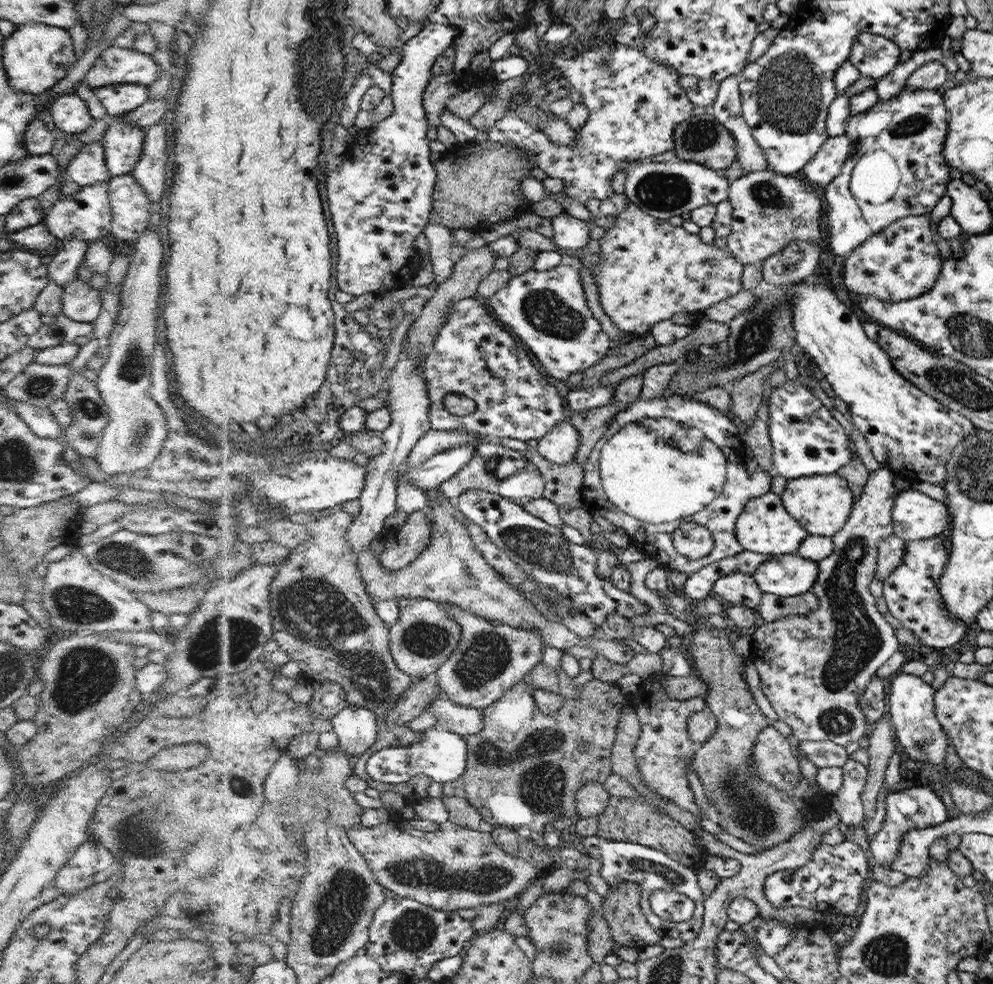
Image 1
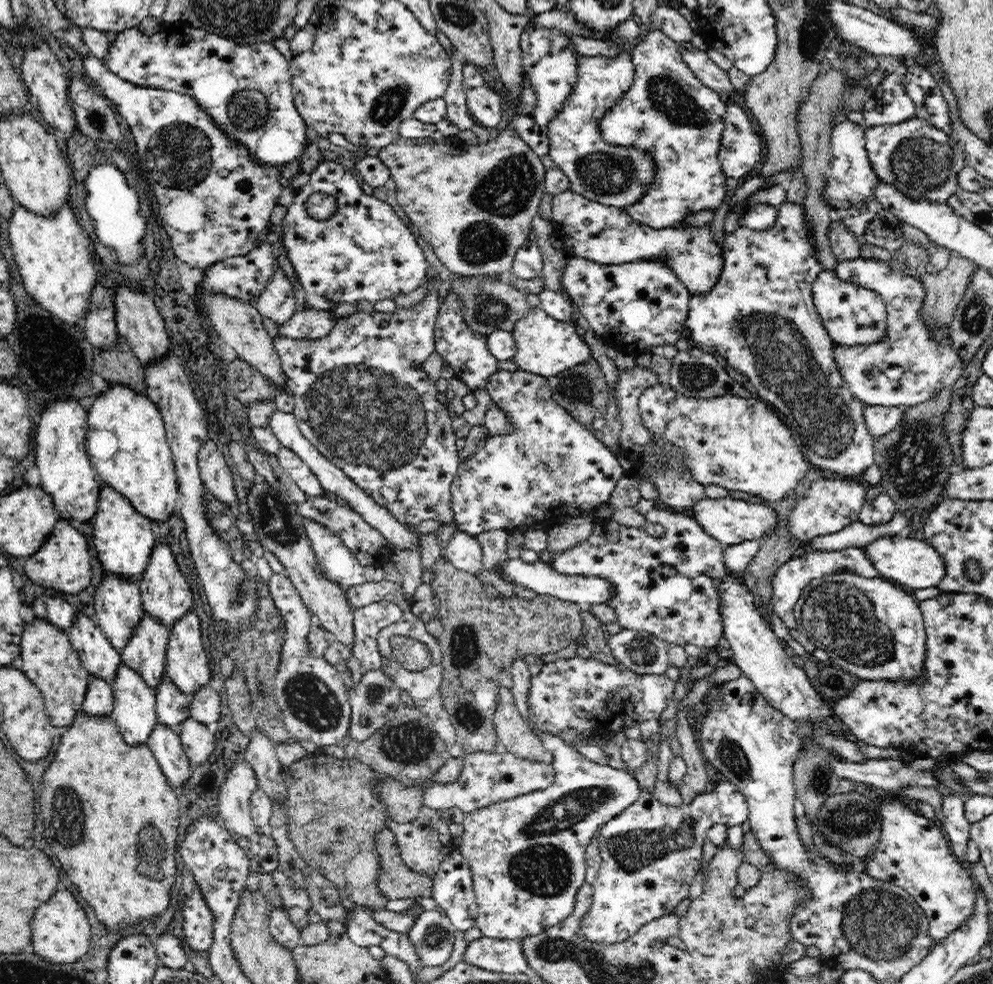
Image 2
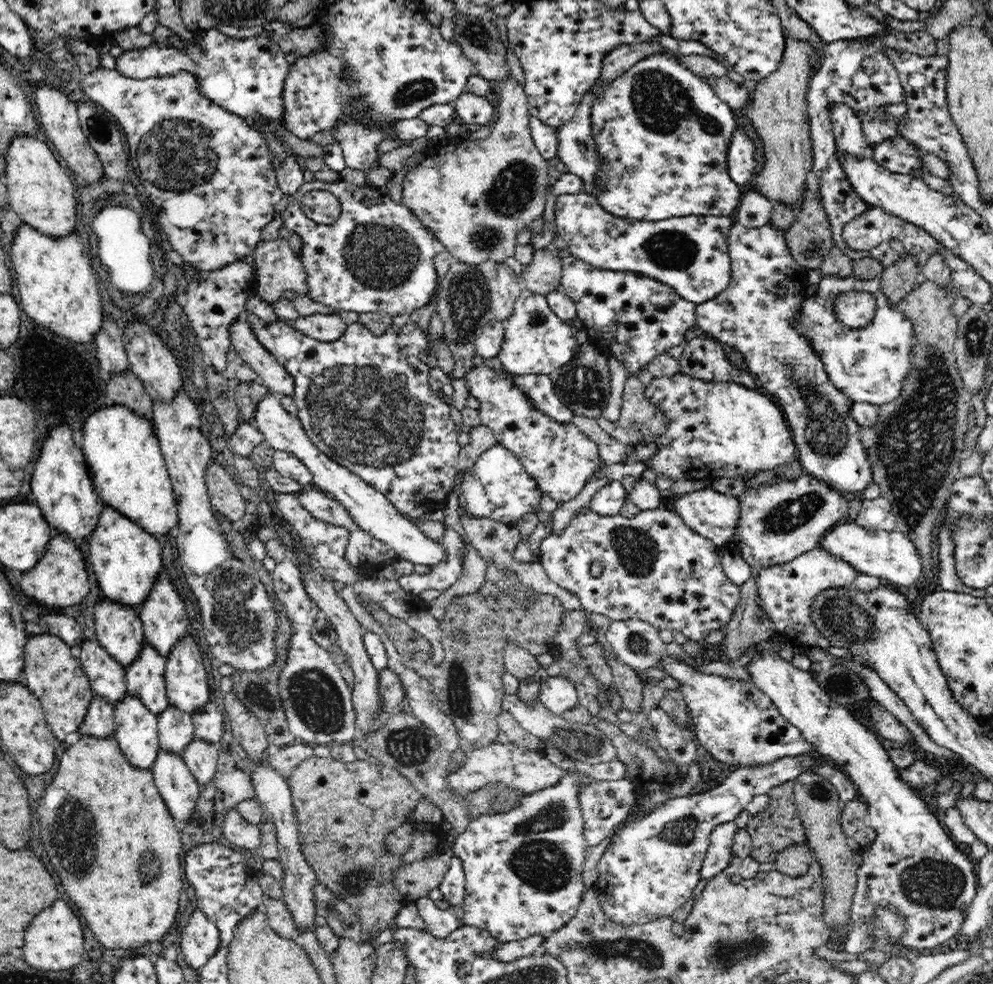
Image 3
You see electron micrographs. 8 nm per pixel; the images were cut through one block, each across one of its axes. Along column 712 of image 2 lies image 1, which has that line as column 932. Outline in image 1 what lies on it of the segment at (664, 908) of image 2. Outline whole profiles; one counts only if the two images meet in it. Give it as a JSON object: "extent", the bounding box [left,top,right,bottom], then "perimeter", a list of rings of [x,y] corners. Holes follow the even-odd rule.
{"extent":[870,785,946,869],"perimeter":[[[932,785],[916,786],[899,792],[890,793],[886,798],[886,815],[880,831],[870,841],[870,852],[874,860],[888,869],[889,864],[897,857],[899,846],[906,831],[934,827],[946,820],[946,806],[932,790]]]}

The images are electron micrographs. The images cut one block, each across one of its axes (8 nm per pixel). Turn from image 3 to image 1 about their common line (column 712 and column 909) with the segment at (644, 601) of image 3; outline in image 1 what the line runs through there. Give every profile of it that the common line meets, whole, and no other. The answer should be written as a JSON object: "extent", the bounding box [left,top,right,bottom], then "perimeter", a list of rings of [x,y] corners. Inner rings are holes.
{"extent":[882,536,971,656],"perimeter":[[[935,536],[926,540],[915,540],[905,543],[905,553],[902,564],[888,578],[882,581],[882,592],[884,600],[888,606],[890,614],[897,618],[904,628],[908,628],[914,633],[916,638],[920,638],[919,653],[929,656],[933,653],[940,653],[947,646],[952,646],[959,642],[966,632],[971,628],[971,624],[953,618],[944,608],[943,597],[939,593],[939,580],[942,578],[947,566],[949,552],[946,552],[942,540]]]}

